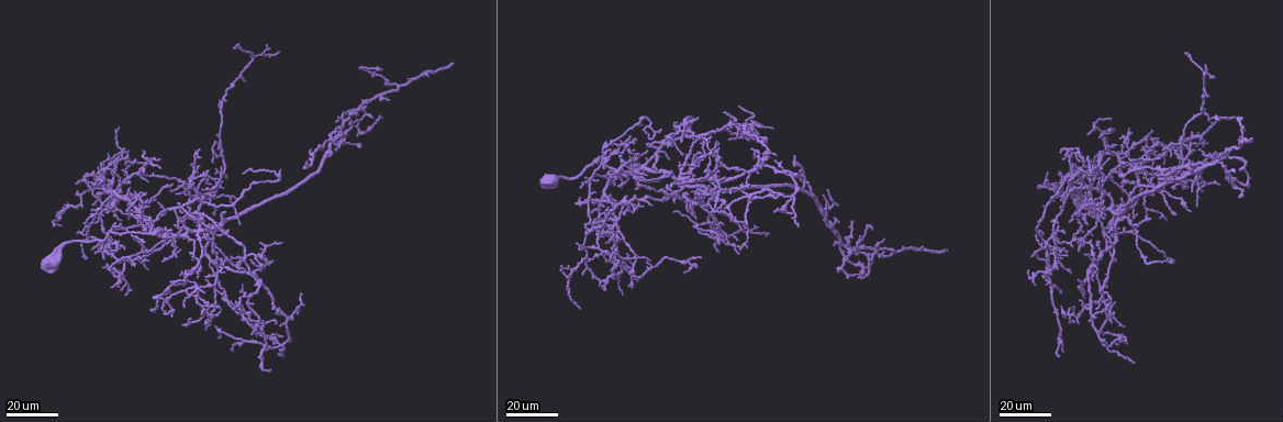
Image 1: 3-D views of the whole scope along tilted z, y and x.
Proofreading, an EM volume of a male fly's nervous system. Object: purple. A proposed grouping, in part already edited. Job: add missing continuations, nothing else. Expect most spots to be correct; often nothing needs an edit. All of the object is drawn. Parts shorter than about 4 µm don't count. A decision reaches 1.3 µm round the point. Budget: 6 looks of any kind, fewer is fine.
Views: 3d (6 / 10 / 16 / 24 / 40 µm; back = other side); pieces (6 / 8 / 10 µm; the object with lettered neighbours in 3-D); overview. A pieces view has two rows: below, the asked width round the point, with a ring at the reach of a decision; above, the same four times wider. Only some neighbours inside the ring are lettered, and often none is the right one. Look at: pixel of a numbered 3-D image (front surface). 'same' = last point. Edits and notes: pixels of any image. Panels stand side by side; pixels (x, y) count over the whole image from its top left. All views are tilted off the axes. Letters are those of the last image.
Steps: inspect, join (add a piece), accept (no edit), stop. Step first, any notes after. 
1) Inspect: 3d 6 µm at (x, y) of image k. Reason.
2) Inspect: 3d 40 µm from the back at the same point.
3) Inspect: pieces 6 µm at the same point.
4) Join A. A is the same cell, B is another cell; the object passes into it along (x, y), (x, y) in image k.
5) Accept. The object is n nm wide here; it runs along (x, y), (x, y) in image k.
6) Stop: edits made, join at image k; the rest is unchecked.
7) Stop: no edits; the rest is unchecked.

Inspect: 3d 16 µm at (694, 218) of image 1. Thin end.

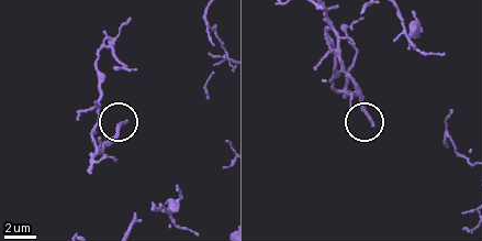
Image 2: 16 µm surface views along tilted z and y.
Inspect: pieces 8 µm at (373, 121) of image 2.

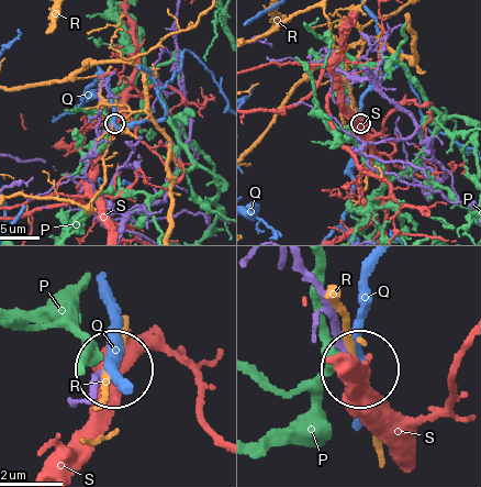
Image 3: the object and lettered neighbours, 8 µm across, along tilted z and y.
Accept. P, Q, R and S are other cells; none of them fits.

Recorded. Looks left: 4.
Inspect: 3d 16 µm at (1148, 217) of image 1. Long arm stops here.

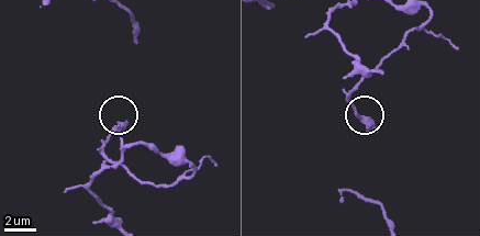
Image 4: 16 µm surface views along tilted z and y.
Inspect: pieces 8 µm at (373, 129) of image 4. See the neighbours.

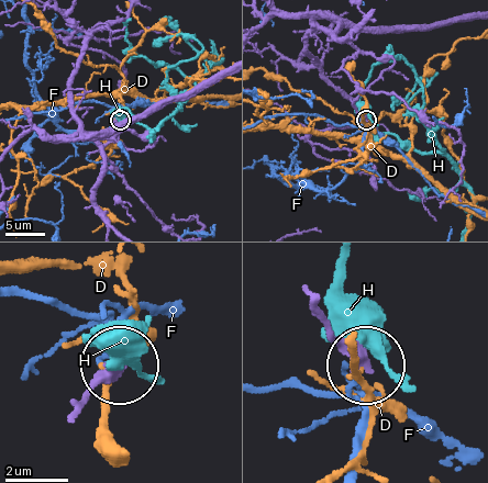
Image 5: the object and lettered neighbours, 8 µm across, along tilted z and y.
Accept. D, F and H are other cells; it runs along (321, 303), (325, 324), (362, 360) in image 5; none of them fits.

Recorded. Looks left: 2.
Inspect: 3d 24 µm at (578, 246) of image 1. Tapers out.

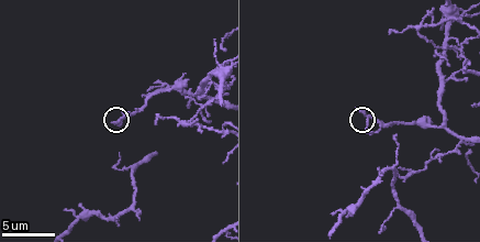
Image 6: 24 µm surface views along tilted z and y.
Inspect: pieces 10 µm at (114, 123) of image 6.

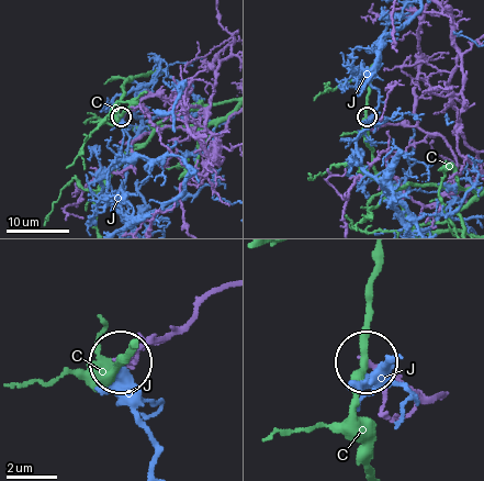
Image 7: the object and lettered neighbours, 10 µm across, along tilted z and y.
Accept. The object is 180 nm wide here; C and J are other cells; no lettered piece goes on from it.

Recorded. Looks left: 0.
Stop: no edits; the rest is unchecked.

